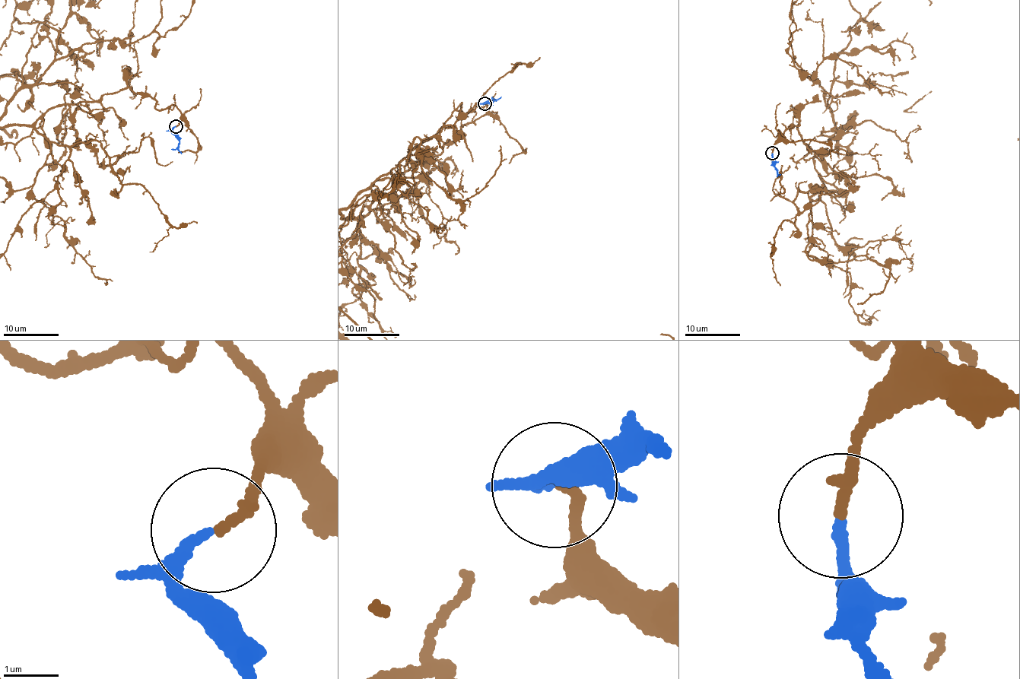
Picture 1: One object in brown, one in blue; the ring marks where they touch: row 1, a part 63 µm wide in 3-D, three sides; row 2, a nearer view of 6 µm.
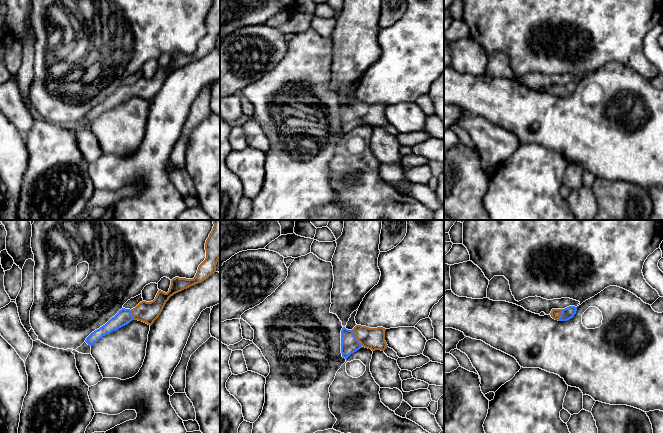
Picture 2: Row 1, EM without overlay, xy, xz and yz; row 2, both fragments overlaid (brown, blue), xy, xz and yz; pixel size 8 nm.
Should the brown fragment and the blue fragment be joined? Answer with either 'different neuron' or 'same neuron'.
same neuron

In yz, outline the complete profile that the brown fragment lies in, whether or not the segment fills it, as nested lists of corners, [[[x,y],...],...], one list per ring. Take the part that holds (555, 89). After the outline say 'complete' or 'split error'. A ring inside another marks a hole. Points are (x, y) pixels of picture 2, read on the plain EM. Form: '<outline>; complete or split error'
[[[569,82],[565,85],[552,85],[550,91],[553,95],[558,97],[567,97],[574,93],[577,83]]]; split error

